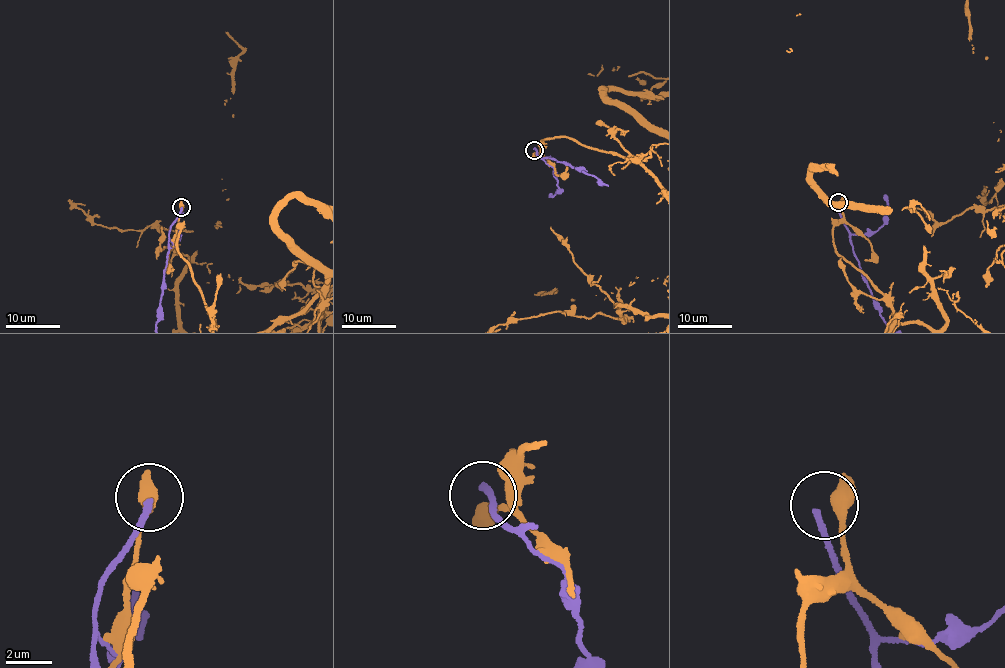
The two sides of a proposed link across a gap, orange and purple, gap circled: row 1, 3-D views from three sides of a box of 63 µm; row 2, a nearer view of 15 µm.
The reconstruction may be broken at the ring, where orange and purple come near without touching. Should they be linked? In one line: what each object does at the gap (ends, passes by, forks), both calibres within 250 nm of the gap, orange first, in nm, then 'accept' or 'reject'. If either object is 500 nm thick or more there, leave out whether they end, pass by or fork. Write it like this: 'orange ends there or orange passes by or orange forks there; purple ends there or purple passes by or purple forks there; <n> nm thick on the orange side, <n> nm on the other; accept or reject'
orange passes by; purple ends there; 480 nm thick on the orange side, 280 nm on the other; reject

